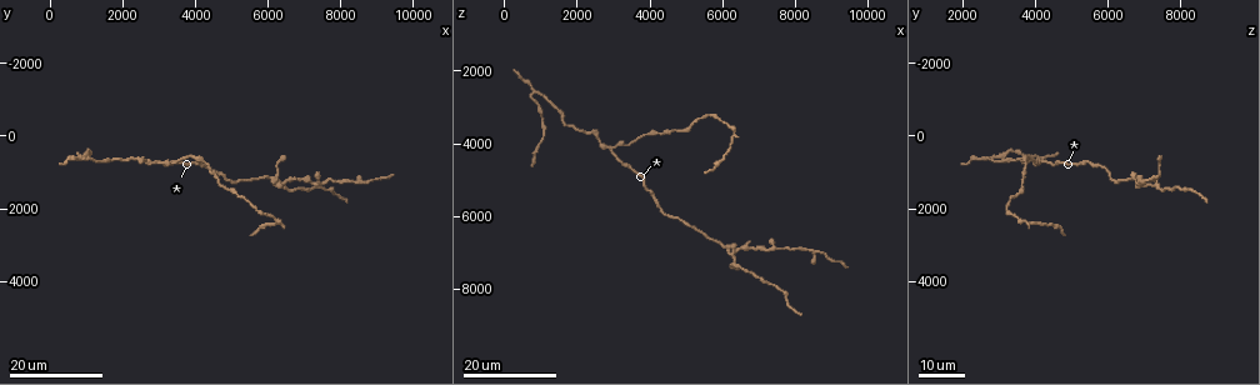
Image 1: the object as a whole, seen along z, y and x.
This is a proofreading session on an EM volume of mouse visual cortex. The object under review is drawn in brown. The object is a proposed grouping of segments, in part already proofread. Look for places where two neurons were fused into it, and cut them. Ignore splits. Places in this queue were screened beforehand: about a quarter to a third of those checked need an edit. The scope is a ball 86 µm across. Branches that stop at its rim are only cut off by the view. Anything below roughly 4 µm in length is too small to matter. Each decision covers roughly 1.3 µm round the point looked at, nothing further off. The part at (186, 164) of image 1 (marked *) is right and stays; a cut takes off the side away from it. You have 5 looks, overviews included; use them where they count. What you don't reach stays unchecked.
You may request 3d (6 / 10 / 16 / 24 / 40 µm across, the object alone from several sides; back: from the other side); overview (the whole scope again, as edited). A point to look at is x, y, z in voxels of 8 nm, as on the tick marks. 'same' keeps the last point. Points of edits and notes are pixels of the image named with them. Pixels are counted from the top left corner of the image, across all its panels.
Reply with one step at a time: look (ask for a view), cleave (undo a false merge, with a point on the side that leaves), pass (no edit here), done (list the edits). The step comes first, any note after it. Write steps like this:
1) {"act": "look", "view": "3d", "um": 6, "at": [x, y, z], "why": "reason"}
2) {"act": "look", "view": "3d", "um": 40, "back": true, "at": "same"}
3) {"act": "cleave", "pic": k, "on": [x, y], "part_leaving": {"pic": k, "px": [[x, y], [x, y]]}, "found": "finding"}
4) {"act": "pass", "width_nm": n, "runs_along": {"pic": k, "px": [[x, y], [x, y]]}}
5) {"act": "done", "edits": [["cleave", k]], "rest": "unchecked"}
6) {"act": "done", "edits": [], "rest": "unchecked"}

{"act": "look", "view": "3d", "um": 16, "at": [3000, 700, 4100], "why": "three arms meet"}

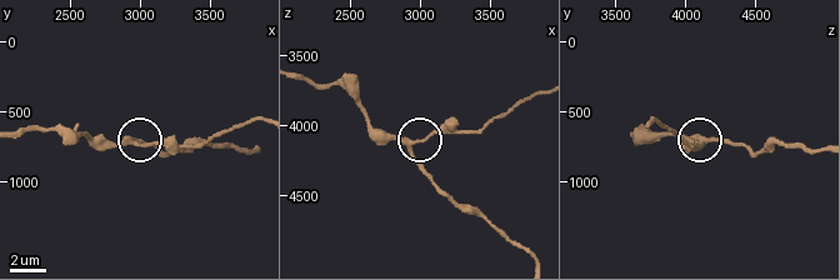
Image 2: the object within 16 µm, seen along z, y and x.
{"act": "look", "view": "3d", "um": 6, "at": [2920, 740, 4140], "why": "closer look"}

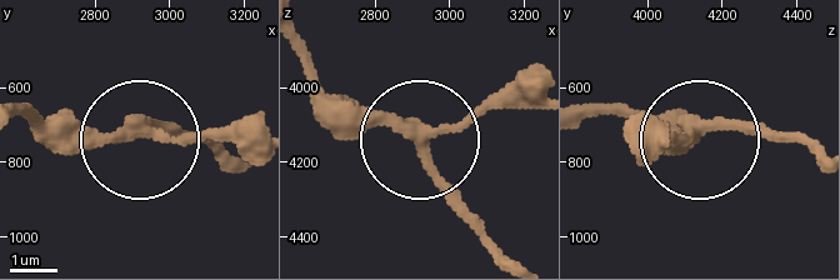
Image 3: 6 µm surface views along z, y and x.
{"act": "pass", "side_arm_um": 44, "runs_along": {"pic": 3, "px": [[504, 248], [420, 144], [384, 120], [316, 104]]}, "found": "one neuron here"}

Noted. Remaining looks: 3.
{"act": "look", "view": "3d", "um": 16, "at": [6300, 2400, 3800], "why": "small branch off a trunk"}

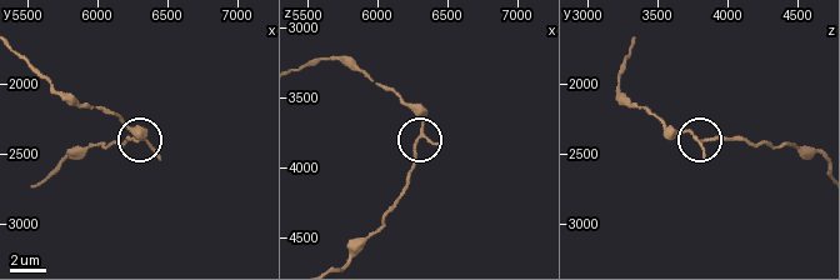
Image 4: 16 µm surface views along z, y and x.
{"act": "look", "view": "3d", "um": 10, "at": [6320, 2380, 3720]}

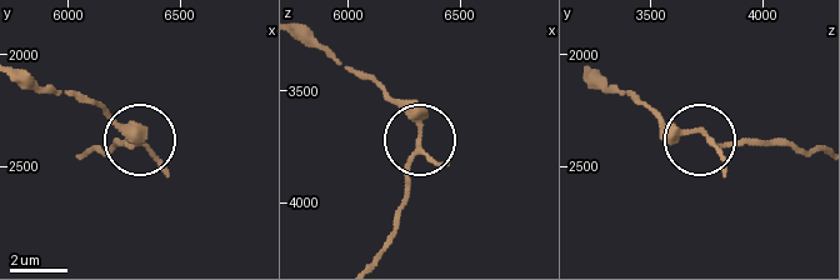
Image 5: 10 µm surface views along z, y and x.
{"act": "pass", "width_nm": 170, "runs_along": {"pic": 5, "px": [[586, 69], [679, 128], [723, 140], [791, 140]]}, "found": "all the same neuron"}

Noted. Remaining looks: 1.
{"act": "done", "edits": [], "rest": "unchecked"}

